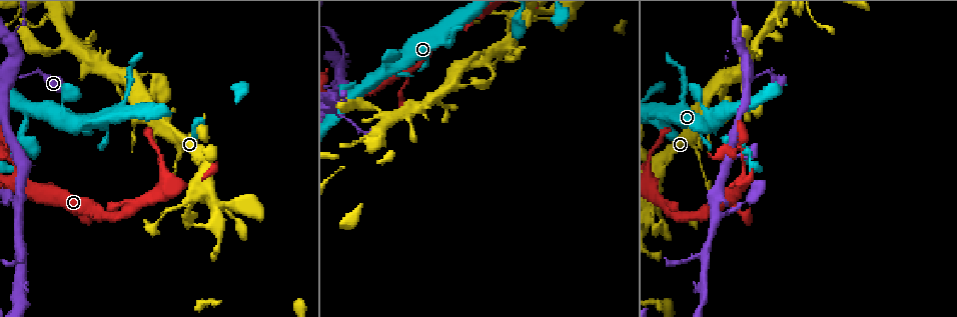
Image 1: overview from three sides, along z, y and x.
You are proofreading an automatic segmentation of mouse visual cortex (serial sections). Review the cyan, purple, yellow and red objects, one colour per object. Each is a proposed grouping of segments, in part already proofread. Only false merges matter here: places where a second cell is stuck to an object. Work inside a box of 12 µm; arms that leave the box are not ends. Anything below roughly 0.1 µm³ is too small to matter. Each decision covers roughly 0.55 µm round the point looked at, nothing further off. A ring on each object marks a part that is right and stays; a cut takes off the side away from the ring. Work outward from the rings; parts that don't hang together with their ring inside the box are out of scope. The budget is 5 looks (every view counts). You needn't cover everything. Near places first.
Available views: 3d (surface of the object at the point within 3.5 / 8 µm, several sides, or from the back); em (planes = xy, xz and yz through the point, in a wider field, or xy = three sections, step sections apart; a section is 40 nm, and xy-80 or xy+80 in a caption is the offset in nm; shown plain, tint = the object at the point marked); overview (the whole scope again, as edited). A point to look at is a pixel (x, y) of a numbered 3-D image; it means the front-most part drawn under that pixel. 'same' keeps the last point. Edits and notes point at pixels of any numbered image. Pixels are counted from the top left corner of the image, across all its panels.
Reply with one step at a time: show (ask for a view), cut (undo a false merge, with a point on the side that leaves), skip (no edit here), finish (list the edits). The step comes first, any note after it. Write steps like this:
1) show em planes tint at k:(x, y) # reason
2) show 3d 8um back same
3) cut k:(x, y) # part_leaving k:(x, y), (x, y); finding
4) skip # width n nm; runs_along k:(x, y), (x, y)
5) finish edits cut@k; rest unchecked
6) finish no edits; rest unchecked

show 3d 8um at 1:(740, 179) # looks like a crossing

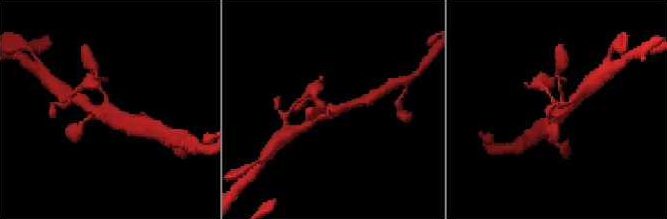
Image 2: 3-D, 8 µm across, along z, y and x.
show em xy step 1 tint at 2:(559, 112) # arms 4; arm_widths 150, 150, 250, 300 nm; shape alone is not enough

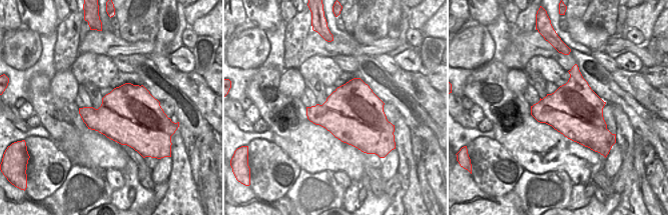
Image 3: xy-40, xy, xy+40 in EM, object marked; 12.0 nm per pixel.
skip # runs_along 2:(131, 126), (109, 113), (98, 86); all the same cell

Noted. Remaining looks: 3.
show 3d 3.5um at 1:(741, 32) # abrupt turn

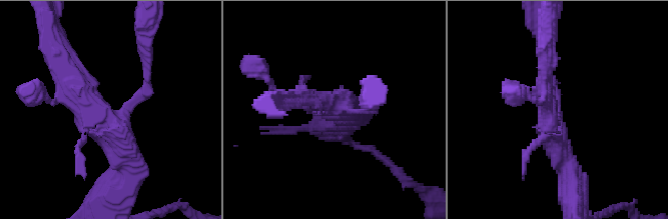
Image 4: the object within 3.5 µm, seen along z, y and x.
show em xy step 5 tint at 4:(121, 111) # now the EM

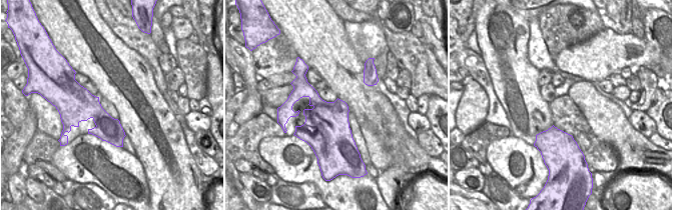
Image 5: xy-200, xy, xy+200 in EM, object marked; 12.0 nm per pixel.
show em xy step 1 tint same # another direction

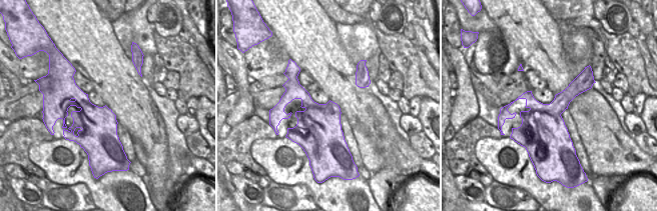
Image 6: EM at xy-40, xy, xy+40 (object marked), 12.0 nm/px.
skip # runs_along 4:(570, 173), (547, 57); one cell here

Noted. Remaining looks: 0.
finish no edits; rest unchecked

